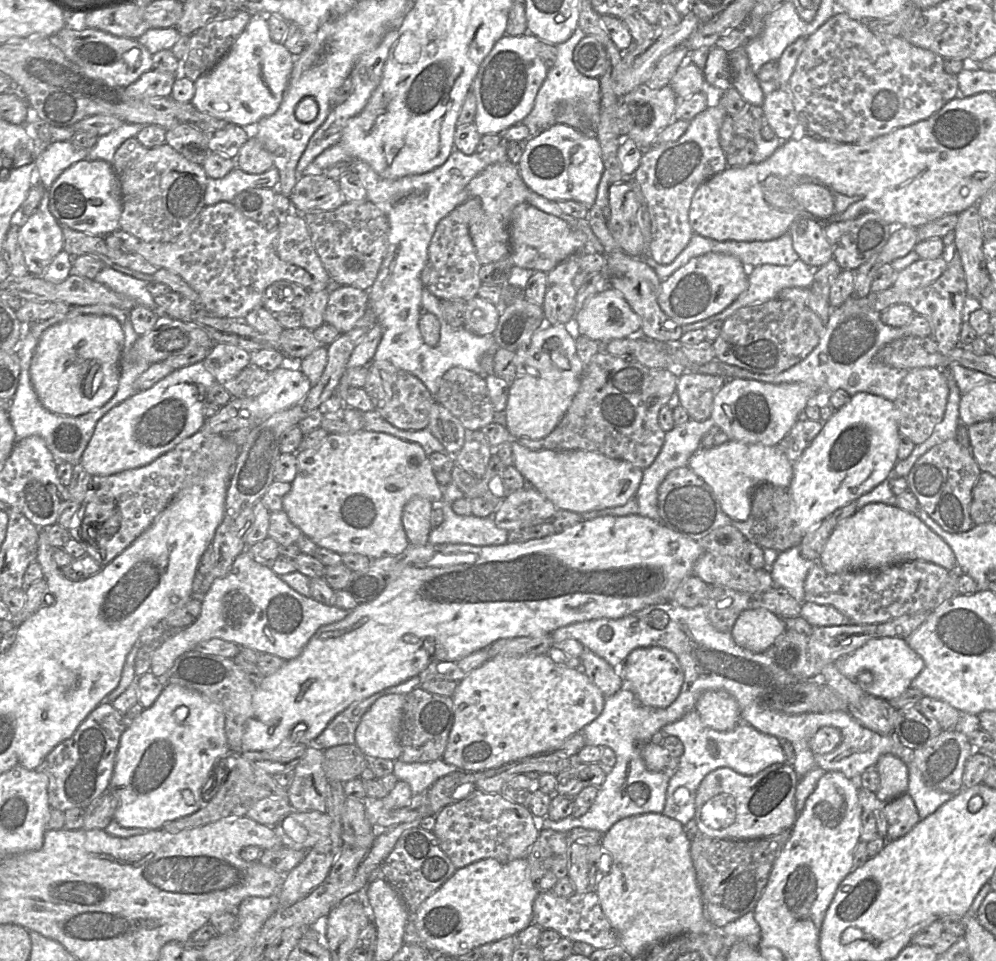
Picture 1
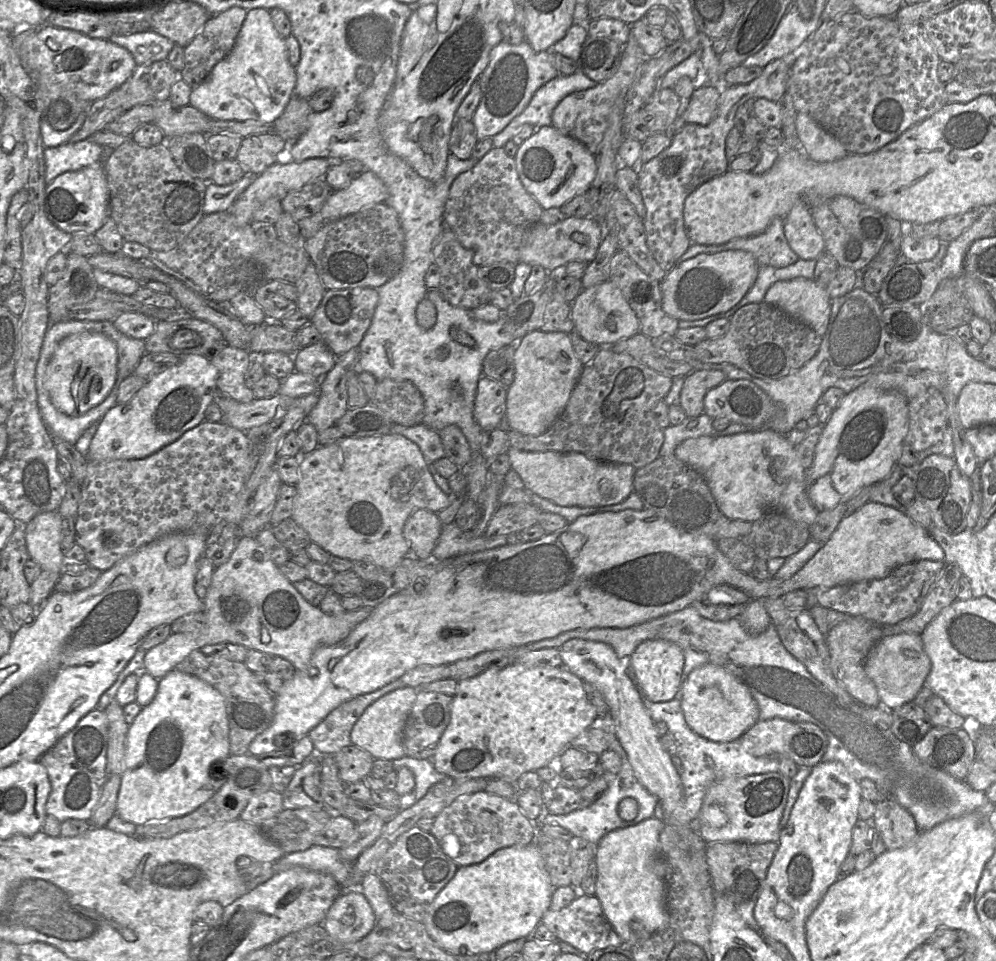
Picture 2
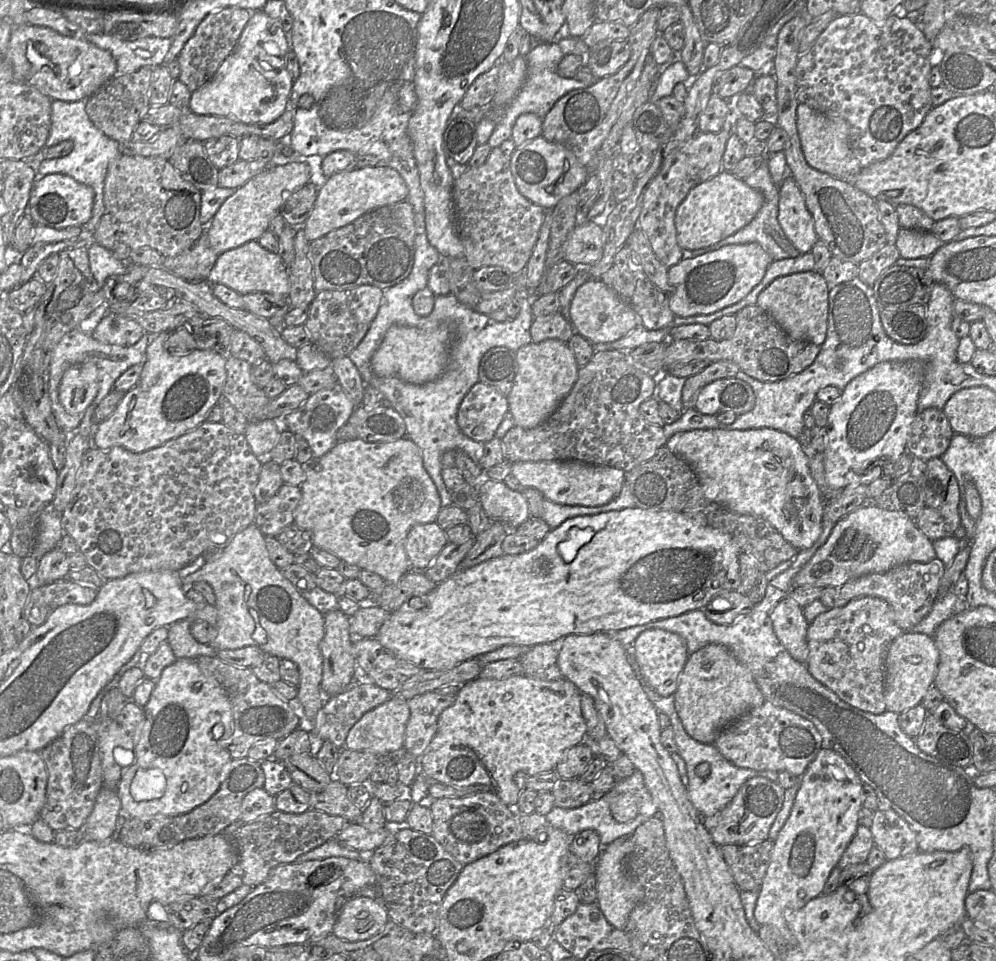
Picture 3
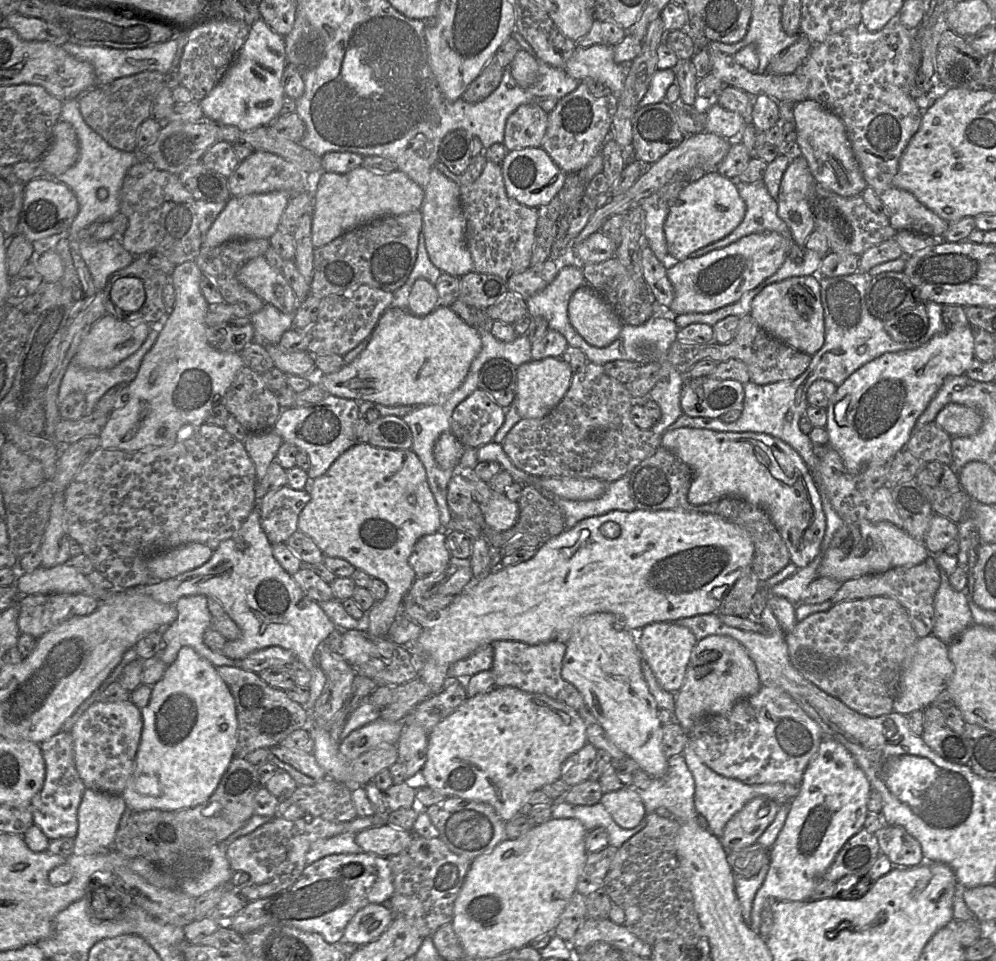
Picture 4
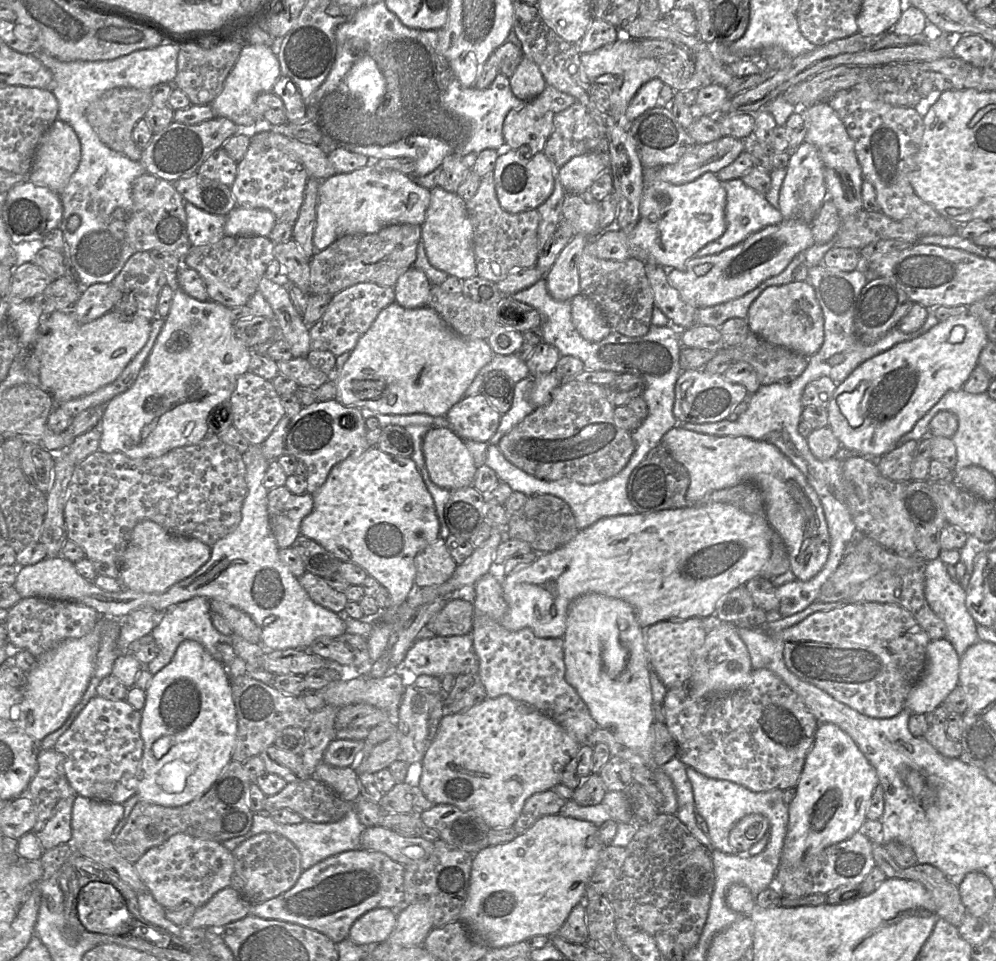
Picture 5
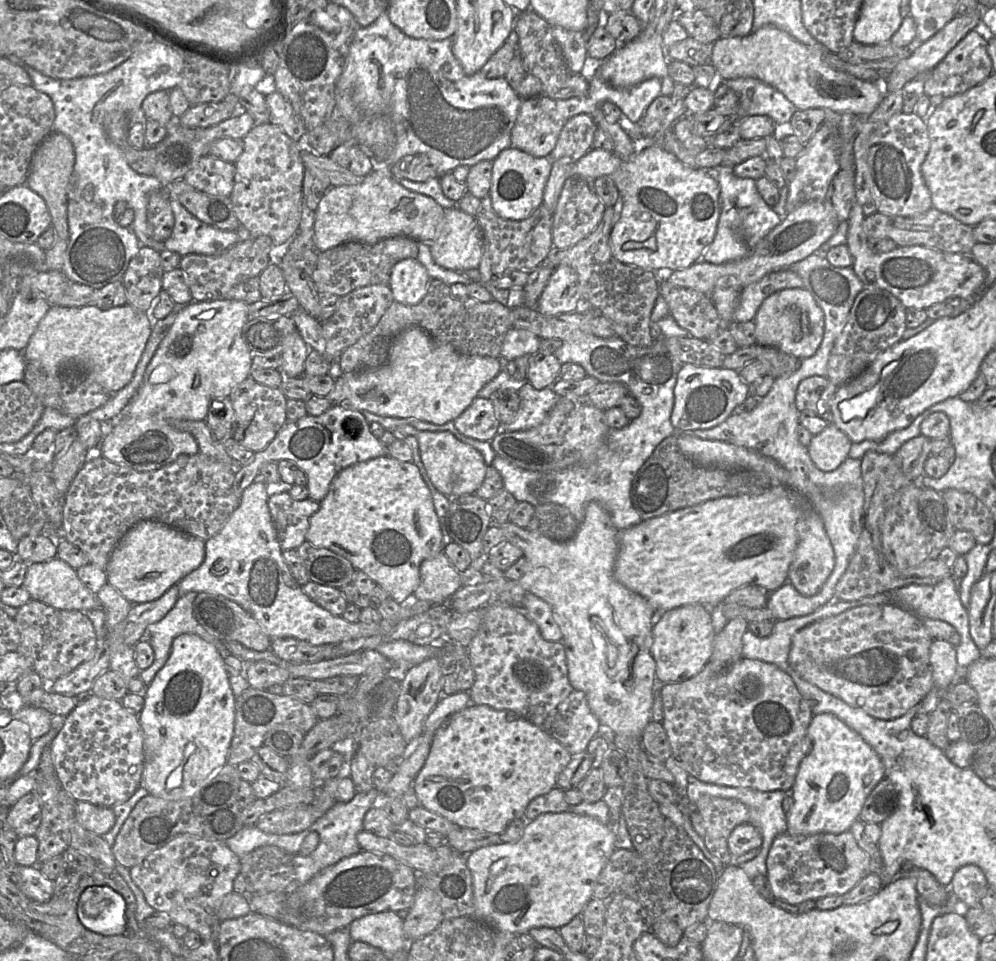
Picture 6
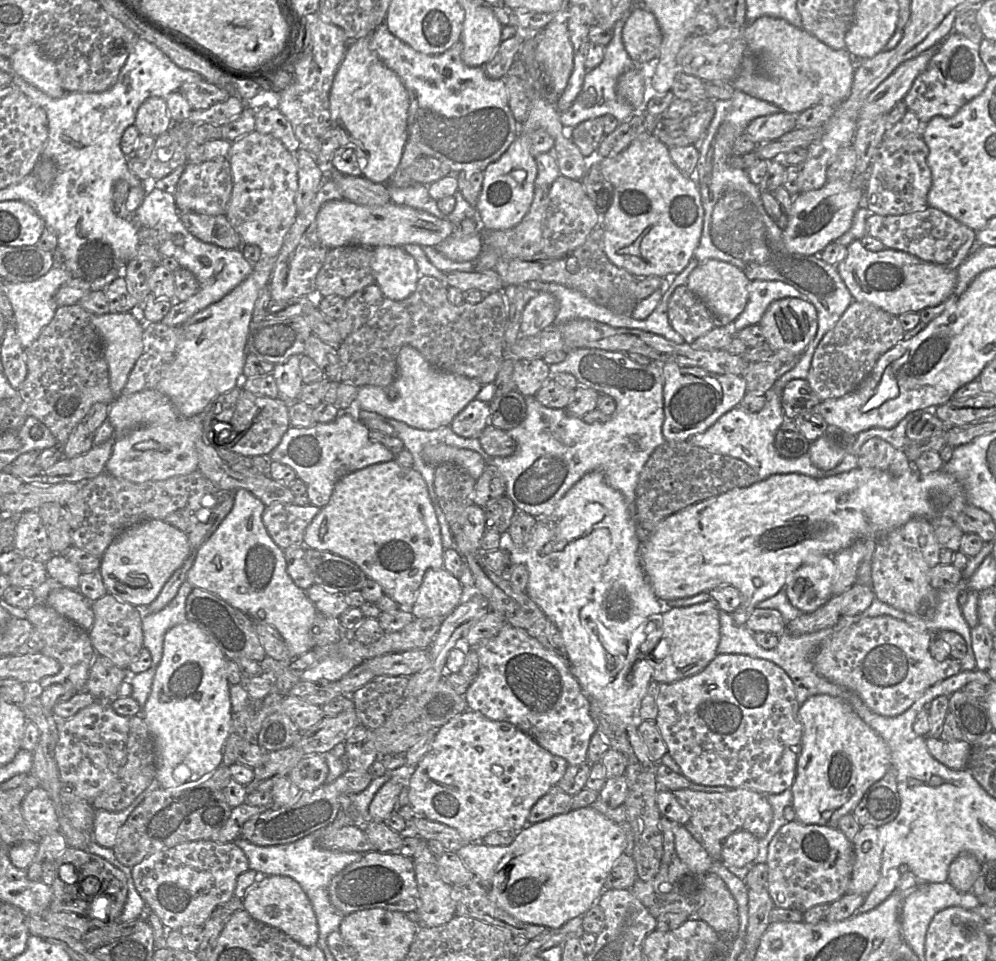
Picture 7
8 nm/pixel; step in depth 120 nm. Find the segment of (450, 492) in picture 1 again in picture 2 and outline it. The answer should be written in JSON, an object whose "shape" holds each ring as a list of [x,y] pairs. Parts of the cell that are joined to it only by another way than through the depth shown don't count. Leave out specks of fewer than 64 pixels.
{"shape":[[[456,522],[443,525],[440,537],[433,550],[433,558],[445,560],[456,556],[494,549],[507,544],[507,535],[487,538],[484,535],[475,537],[472,530],[462,531]]]}

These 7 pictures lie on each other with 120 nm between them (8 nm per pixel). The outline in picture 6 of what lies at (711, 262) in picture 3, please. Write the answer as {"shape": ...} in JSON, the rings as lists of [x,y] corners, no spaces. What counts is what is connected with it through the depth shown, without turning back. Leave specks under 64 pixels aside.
{"shape":[[[824,201],[802,204],[790,211],[746,257],[719,265],[697,261],[687,268],[673,271],[667,281],[707,296],[710,296],[714,287],[742,289],[769,273],[789,268],[816,253],[820,246],[834,235],[839,223],[831,206]]]}

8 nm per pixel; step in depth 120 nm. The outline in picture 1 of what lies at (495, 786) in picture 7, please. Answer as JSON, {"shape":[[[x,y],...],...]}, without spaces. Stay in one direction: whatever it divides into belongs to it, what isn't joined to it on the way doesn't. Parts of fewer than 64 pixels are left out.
{"shape":[[[547,653],[536,656],[497,655],[484,662],[459,681],[452,699],[454,704],[454,721],[442,759],[446,763],[455,765],[458,770],[466,771],[487,770],[500,767],[508,762],[516,761],[528,756],[555,751],[560,748],[571,735],[582,731],[586,725],[594,721],[601,714],[605,703],[604,694],[589,679],[584,671],[557,664],[548,656]]]}

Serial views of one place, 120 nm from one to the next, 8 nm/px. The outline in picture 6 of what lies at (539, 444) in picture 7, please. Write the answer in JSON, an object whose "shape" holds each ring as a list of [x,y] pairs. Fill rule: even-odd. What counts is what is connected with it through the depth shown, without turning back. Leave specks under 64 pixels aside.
{"shape":[[[580,330],[572,334],[572,340],[564,341],[554,355],[560,364],[571,362],[581,365],[587,375],[601,383],[624,384],[629,395],[640,403],[641,414],[623,428],[610,429],[598,451],[597,460],[588,466],[574,466],[558,471],[531,471],[520,468],[499,455],[496,455],[490,466],[500,473],[504,489],[517,501],[528,502],[533,506],[547,503],[562,505],[579,524],[584,520],[587,505],[595,501],[609,513],[613,525],[619,531],[636,526],[643,519],[631,501],[632,482],[656,446],[675,434],[670,416],[677,373],[683,364],[668,352],[662,341],[637,347],[617,336],[603,339]],[[529,382],[519,389],[518,394],[518,414],[513,422],[500,424],[499,433],[524,431],[540,425],[560,399],[551,387],[537,390]]]}

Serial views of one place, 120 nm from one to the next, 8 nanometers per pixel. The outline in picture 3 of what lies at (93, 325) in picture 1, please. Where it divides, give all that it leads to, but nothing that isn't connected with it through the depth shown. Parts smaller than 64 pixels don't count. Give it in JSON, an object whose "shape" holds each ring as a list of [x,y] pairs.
{"shape":[[[94,363],[73,365],[62,376],[59,399],[69,414],[83,414],[96,397],[98,388],[98,368]]]}

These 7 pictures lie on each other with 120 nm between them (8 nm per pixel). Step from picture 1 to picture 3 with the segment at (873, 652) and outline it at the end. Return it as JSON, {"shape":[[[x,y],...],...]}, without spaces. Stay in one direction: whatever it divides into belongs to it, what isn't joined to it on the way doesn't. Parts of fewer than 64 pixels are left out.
{"shape":[[[905,631],[889,645],[885,656],[884,699],[886,710],[900,714],[921,703],[928,689],[934,685],[939,665],[939,651],[933,636]]]}

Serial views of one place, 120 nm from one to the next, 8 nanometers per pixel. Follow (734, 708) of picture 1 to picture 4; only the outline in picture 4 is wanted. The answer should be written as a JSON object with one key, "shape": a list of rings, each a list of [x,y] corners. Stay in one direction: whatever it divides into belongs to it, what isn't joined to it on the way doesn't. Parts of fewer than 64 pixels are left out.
{"shape":[[[726,635],[707,636],[691,652],[683,685],[676,693],[675,720],[688,733],[698,720],[728,713],[739,700],[756,694],[761,686],[755,663],[740,642]]]}

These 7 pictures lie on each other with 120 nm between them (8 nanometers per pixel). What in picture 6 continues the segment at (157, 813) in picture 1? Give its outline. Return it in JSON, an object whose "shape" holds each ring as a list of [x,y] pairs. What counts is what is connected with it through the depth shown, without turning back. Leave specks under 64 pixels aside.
{"shape":[[[180,634],[174,638],[168,660],[157,672],[153,681],[145,688],[144,706],[138,714],[138,720],[143,734],[144,770],[140,786],[144,786],[149,794],[165,799],[178,801],[193,796],[219,768],[227,763],[228,751],[234,734],[235,699],[230,686],[229,674],[225,667],[224,657],[216,647],[196,634]]]}

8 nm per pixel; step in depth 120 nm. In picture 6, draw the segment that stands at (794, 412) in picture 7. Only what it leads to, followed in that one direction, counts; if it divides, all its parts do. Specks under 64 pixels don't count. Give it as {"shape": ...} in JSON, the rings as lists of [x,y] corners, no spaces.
{"shape":[[[812,376],[801,380],[795,394],[795,406],[799,412],[805,410],[824,413],[829,411],[829,401],[837,387],[826,377]]]}

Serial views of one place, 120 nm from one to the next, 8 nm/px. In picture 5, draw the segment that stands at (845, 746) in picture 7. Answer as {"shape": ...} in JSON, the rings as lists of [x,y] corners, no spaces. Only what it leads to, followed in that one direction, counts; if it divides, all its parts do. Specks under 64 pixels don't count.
{"shape":[[[820,723],[796,785],[796,796],[789,805],[788,830],[780,864],[782,866],[798,865],[804,857],[818,854],[826,847],[844,841],[856,832],[862,831],[872,793],[878,784],[879,780],[875,768],[854,740],[835,724]]]}

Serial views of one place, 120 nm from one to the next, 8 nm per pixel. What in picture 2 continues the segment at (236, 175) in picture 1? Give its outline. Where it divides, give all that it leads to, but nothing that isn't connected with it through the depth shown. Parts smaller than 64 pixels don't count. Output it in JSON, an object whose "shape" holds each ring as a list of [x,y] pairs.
{"shape":[[[246,173],[239,181],[223,186],[209,181],[205,193],[204,215],[228,211],[233,202],[250,186],[256,176]]]}

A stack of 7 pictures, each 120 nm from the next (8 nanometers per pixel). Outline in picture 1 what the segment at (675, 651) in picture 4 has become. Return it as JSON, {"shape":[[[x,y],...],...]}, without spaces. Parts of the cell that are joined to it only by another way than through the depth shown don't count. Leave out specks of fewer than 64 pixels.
{"shape":[[[658,646],[633,650],[620,667],[620,672],[625,686],[636,694],[641,704],[658,708],[669,706],[678,697],[684,681],[684,671],[677,656]]]}

